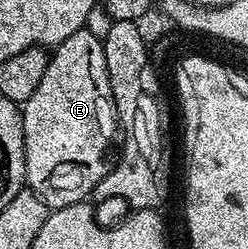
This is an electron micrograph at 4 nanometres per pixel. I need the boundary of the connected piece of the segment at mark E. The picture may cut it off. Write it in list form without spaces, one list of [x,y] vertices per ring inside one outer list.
[[[85,27],[74,31],[70,39],[66,39],[61,45],[55,46],[51,50],[46,75],[42,75],[42,83],[38,83],[38,88],[34,90],[34,95],[30,95],[28,101],[23,102],[22,112],[24,114],[24,154],[26,155],[26,175],[24,180],[27,188],[35,191],[38,199],[48,205],[49,210],[70,207],[74,203],[85,200],[93,192],[96,184],[109,173],[110,160],[108,156],[112,153],[112,144],[117,144],[116,129],[118,133],[118,118],[116,116],[116,104],[112,98],[112,88],[110,87],[110,75],[106,75],[106,55],[104,54],[104,42],[101,38],[93,35],[92,30]]]

